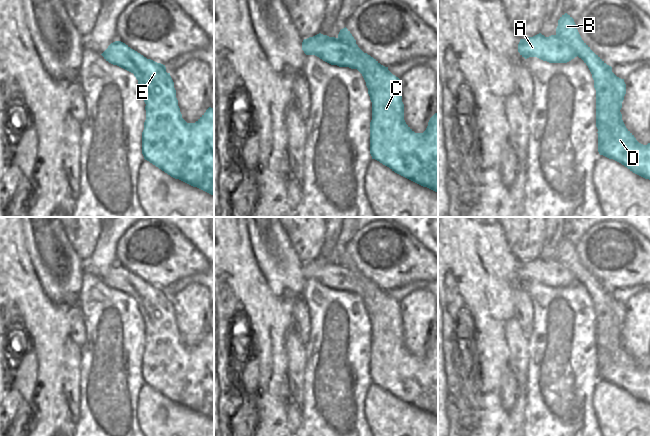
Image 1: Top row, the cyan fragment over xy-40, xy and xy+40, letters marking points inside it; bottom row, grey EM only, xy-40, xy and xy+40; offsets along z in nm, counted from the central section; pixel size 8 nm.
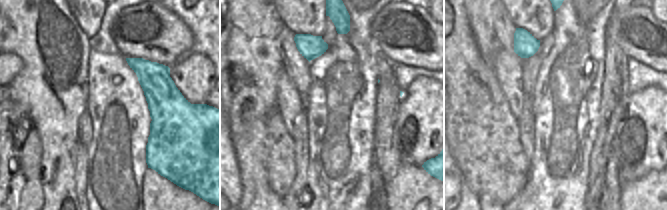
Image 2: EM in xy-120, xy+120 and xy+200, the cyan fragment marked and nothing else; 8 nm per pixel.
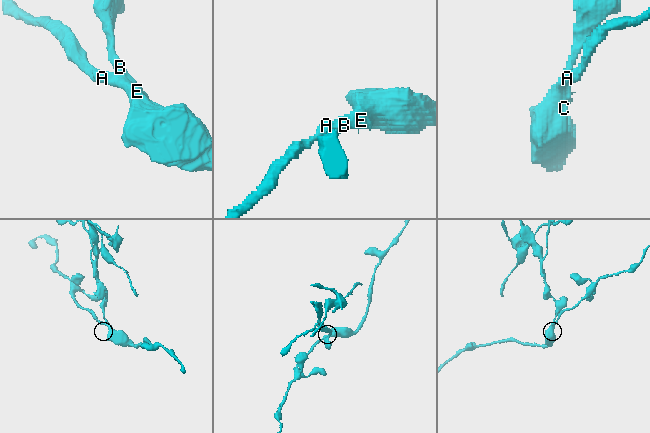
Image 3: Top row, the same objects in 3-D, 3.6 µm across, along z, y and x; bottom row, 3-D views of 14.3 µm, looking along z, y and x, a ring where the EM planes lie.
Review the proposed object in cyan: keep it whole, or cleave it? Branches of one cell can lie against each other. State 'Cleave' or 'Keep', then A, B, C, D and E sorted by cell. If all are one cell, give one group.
Cleave. Groups: A C D E / B

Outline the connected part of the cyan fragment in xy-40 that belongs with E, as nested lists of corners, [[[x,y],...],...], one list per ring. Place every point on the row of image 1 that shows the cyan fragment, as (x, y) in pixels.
[[[121,41],[111,43],[101,54],[106,61],[134,74],[144,96],[146,120],[142,132],[142,154],[144,159],[170,175],[193,187],[214,195],[214,109],[209,107],[195,122],[187,123],[183,118],[176,98],[176,90],[165,65],[147,59]]]

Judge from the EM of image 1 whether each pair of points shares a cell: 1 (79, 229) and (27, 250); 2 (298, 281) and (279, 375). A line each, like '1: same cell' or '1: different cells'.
1: different cells
2: same cell

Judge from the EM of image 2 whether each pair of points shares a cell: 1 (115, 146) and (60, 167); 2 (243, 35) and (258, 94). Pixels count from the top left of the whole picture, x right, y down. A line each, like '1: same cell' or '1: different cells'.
1: different cells
2: same cell

